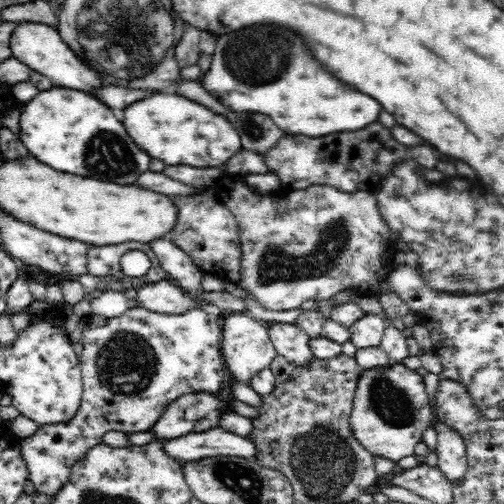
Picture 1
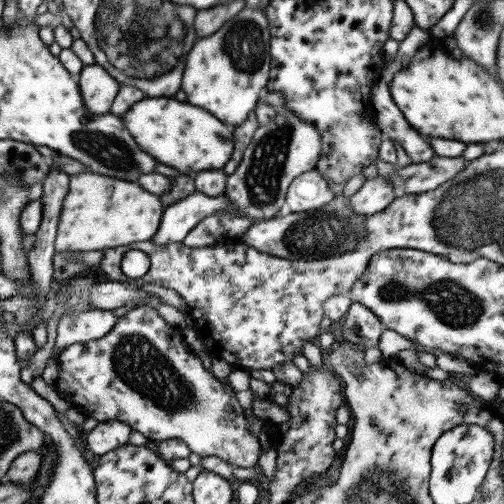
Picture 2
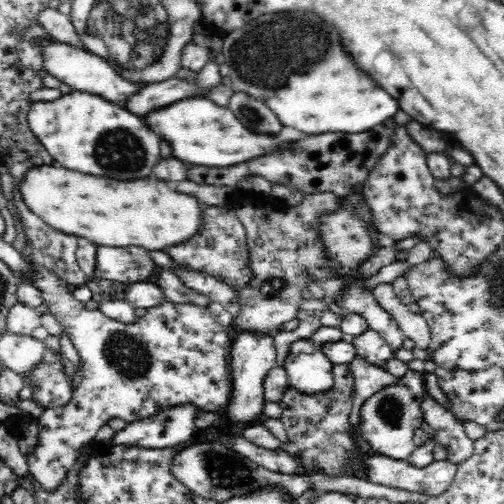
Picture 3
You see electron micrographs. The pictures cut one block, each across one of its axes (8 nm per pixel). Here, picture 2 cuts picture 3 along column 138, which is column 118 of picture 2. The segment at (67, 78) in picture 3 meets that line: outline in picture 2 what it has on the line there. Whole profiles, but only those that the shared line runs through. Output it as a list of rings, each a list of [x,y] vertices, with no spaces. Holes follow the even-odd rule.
[[[97,64],[83,66],[81,74],[77,76],[77,82],[81,100],[87,112],[91,112],[93,116],[105,116],[121,88],[121,84],[113,76],[109,76],[103,66]]]

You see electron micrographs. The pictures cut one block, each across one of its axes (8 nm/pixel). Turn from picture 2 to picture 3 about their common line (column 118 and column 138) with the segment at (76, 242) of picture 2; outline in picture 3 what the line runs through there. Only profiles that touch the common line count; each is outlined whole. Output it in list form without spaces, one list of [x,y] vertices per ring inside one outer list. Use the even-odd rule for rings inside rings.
[[[30,168],[20,182],[26,206],[52,228],[86,238],[96,246],[144,246],[150,252],[172,250],[198,234],[202,208],[198,200],[168,188],[160,180],[120,182],[86,176],[66,168]],[[172,246],[172,248],[166,248]]]

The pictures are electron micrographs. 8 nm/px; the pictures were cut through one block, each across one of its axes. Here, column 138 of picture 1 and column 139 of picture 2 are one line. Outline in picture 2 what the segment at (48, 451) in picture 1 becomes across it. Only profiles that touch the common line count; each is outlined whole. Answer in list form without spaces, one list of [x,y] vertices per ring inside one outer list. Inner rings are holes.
[[[127,308],[103,338],[75,342],[67,346],[55,358],[55,362],[59,364],[59,378],[53,388],[69,402],[69,406],[81,408],[85,412],[85,418],[95,418],[97,422],[125,422],[147,442],[179,440],[189,448],[191,454],[199,454],[201,458],[217,456],[233,468],[257,466],[257,460],[261,456],[259,438],[247,432],[245,410],[239,406],[235,392],[229,386],[219,384],[213,374],[203,368],[201,360],[187,352],[181,338],[181,328],[167,324],[155,308]]]

